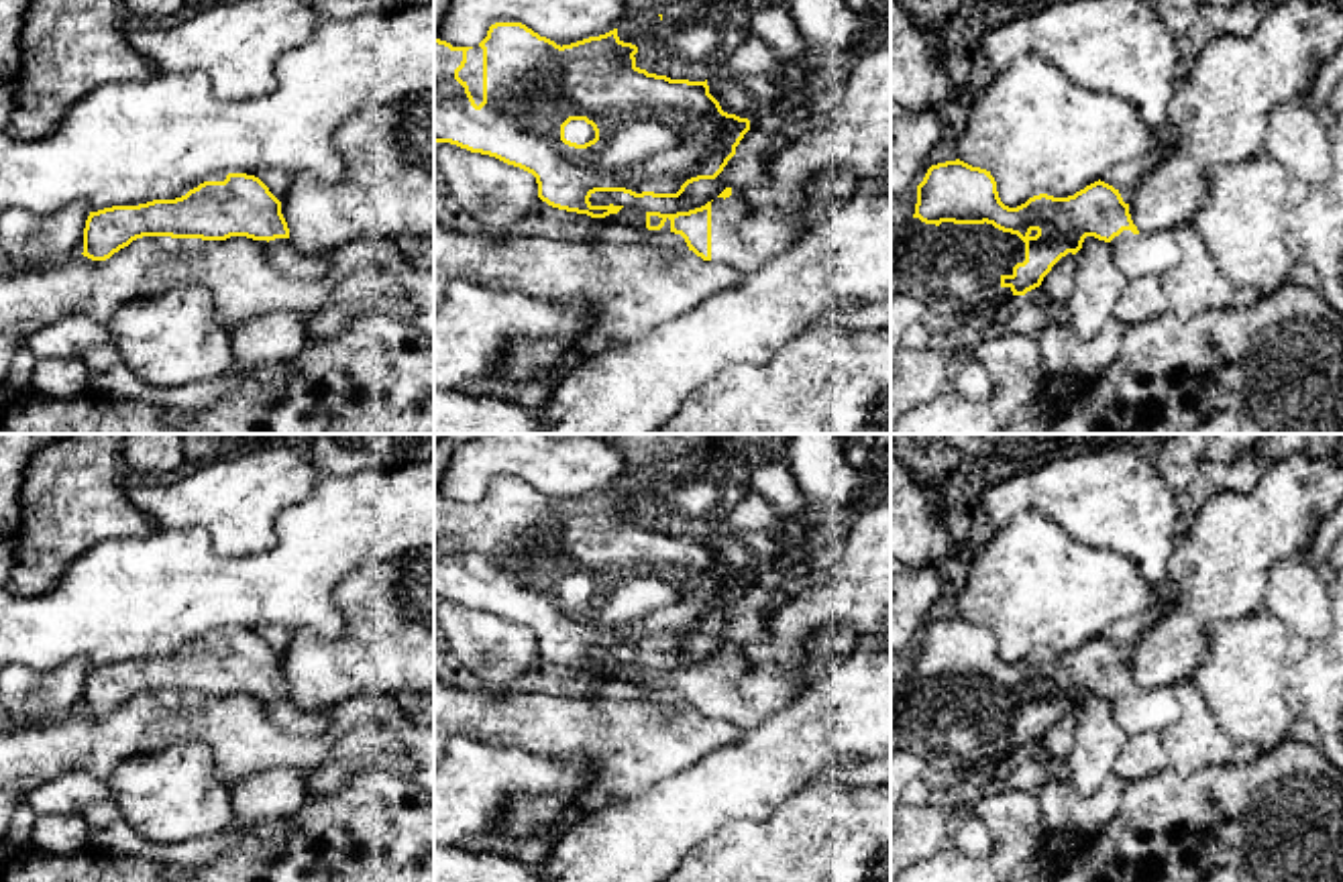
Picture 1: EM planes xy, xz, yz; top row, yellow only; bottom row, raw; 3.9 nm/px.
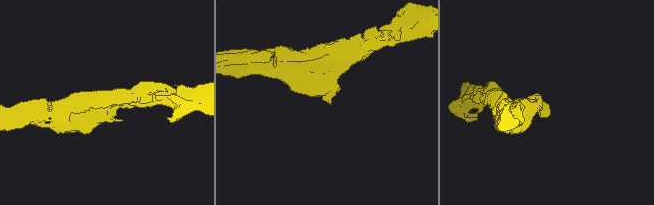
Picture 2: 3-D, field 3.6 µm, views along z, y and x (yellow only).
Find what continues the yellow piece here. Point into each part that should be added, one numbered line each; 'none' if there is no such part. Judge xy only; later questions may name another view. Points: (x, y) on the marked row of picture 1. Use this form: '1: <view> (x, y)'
1: xy (282, 253)

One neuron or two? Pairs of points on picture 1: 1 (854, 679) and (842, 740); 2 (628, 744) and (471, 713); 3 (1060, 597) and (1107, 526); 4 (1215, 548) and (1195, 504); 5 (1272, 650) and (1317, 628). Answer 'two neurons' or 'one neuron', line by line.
1: one neuron
2: one neuron
3: two neurons
4: two neurons
5: two neurons

